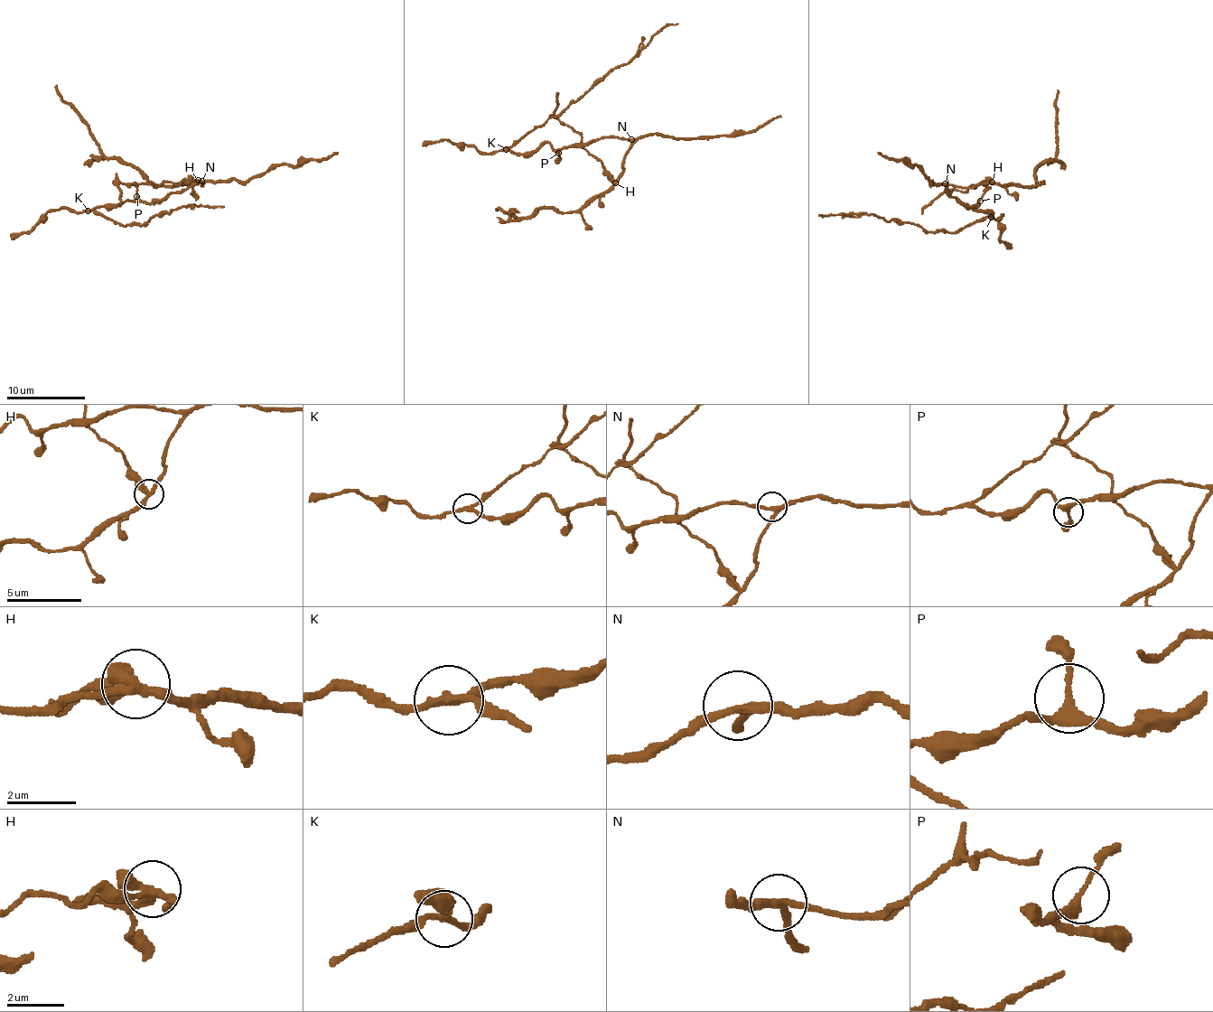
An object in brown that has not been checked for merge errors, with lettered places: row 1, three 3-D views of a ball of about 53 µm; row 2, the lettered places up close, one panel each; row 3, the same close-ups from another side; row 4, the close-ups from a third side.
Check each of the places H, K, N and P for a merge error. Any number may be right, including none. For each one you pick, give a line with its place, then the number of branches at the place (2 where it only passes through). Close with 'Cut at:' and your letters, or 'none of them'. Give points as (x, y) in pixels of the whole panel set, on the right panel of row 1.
H: at (992, 182); 3 branches meet
K: at (991, 217); 3 branches meet
Cut at: H, K

